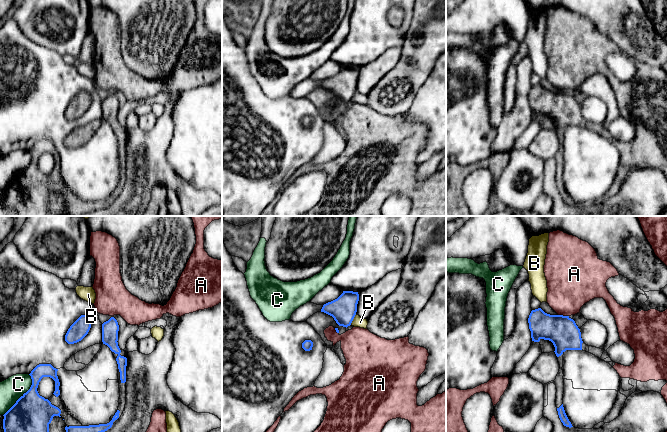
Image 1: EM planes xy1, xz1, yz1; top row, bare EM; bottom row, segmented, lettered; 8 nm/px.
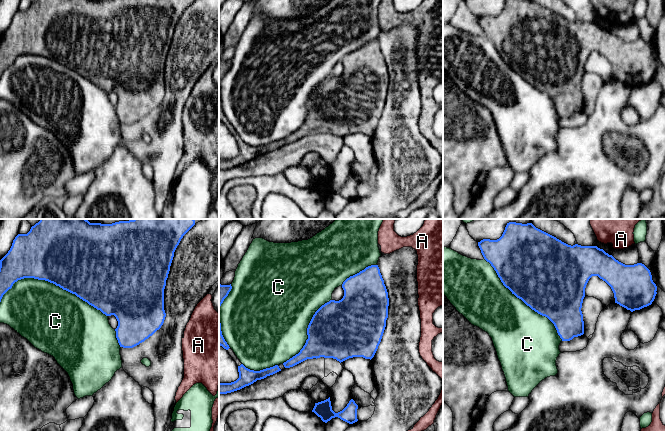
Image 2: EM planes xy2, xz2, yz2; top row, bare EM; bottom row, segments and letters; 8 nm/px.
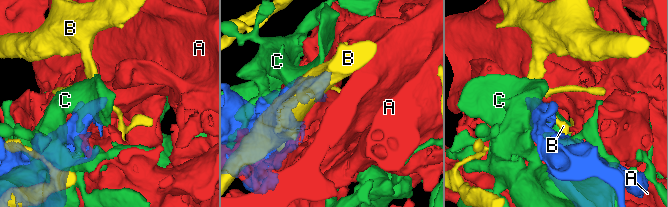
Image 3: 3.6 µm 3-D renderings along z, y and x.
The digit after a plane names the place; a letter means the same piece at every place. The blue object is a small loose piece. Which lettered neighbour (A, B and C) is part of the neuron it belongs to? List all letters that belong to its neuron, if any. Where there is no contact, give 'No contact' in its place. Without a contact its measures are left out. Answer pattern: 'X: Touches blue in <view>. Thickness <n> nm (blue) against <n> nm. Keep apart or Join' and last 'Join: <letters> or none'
A: Touches blue in yz1. Thickness 240 nm (blue) against 380 nm. Join
B: Touches blue in xz1. Thickness 200 nm (blue) against 80 nm. Keep apart
C: Touches blue in xy2. Thickness 500 nm (blue) against 480 nm. Keep apart
Join: A

